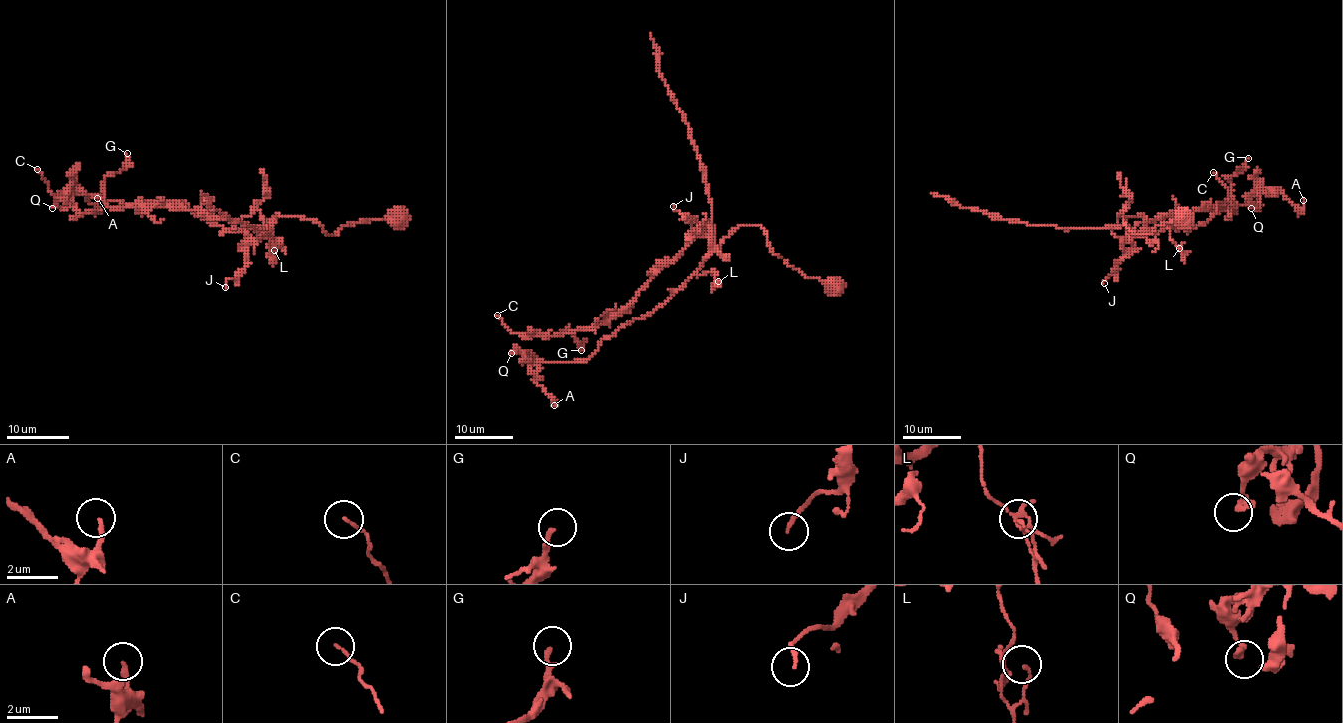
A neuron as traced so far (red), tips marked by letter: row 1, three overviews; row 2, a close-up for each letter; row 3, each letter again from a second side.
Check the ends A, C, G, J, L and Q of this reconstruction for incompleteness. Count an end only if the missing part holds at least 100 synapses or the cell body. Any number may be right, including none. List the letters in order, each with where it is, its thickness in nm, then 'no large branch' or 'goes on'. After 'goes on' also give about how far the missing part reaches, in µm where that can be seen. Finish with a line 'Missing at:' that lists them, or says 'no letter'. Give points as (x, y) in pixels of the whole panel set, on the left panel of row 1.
A: (97, 198) | 190 nm | no large branch
C: (37, 169) | 110 nm | no large branch
G: (127, 153) | 190 nm | no large branch
J: (225, 287) | 140 nm | no large branch
L: (274, 250) | 100 nm | no large branch
Q: (52, 208) | 240 nm | no large branch
Missing at: no letter

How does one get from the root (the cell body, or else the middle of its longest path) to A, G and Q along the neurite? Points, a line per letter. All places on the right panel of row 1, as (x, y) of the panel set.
A: (1185, 217), (1149, 235), (1123, 220), (1157, 233), (1203, 225), (1219, 203), (1258, 206), (1261, 191), (1303, 200)
G: (1185, 217), (1149, 235), (1123, 220), (1140, 214), (1139, 230), (1176, 210), (1230, 208), (1229, 179), (1248, 158)
Q: (1185, 217), (1149, 235), (1123, 220), (1192, 229), (1219, 203), (1258, 206), (1270, 194), (1251, 194), (1251, 208)

